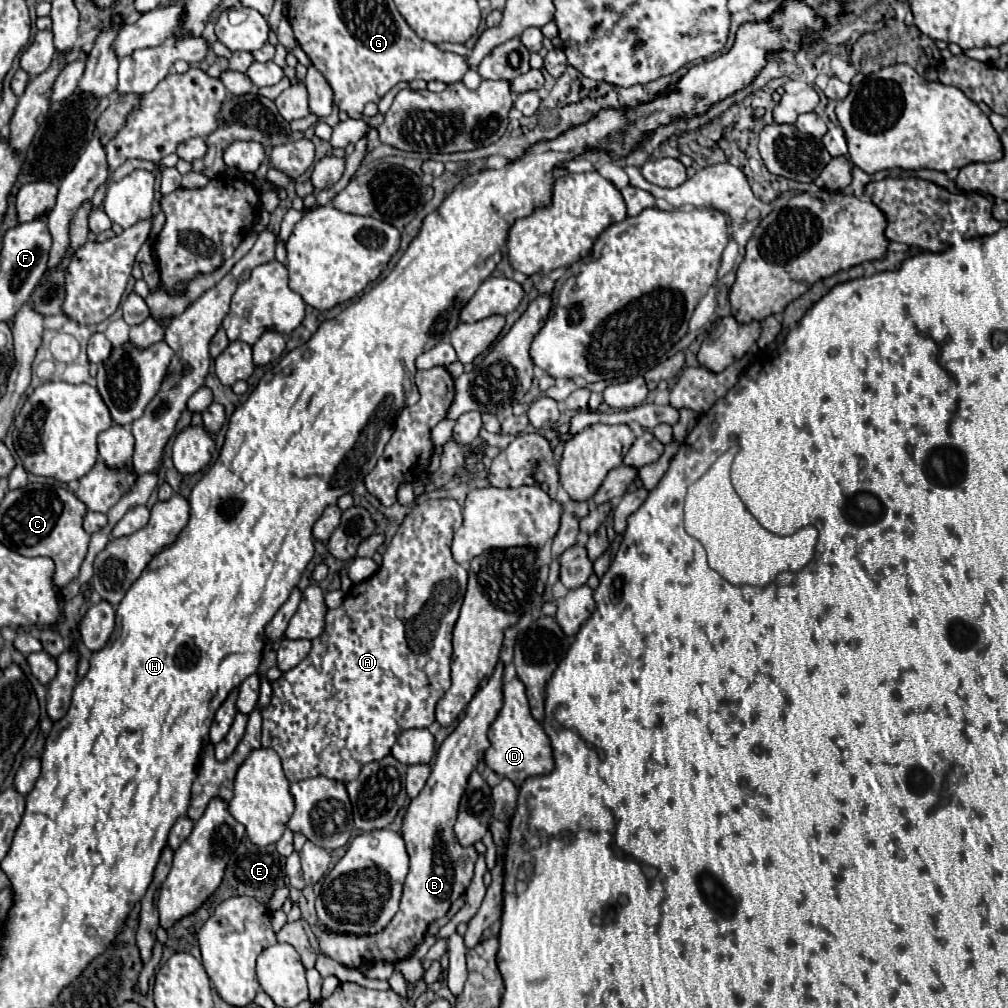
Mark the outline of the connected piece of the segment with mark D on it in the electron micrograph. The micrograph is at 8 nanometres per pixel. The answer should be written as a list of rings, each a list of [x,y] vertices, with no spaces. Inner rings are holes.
[[[519,678],[503,686],[503,708],[489,728],[489,750],[485,752],[485,764],[503,778],[509,778],[515,786],[521,786],[525,778],[549,774],[553,770],[553,754],[543,726],[531,716],[525,686]]]

